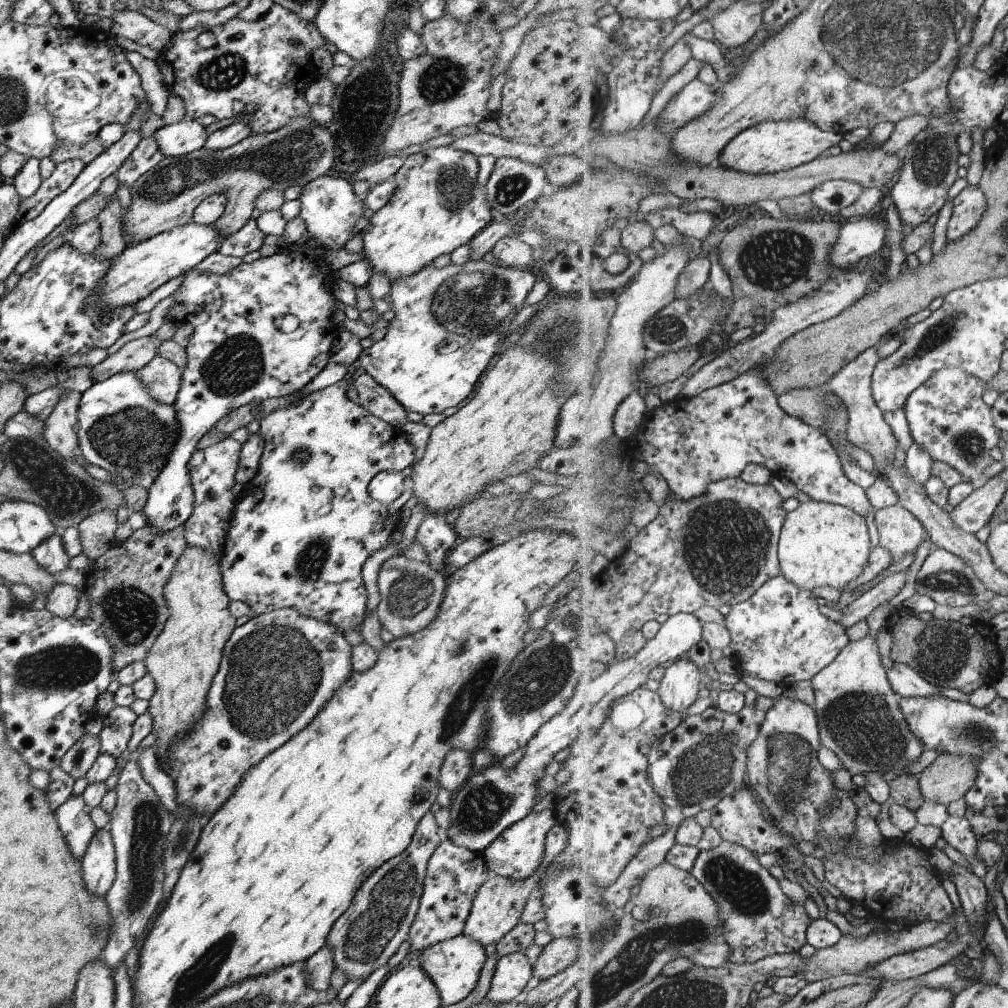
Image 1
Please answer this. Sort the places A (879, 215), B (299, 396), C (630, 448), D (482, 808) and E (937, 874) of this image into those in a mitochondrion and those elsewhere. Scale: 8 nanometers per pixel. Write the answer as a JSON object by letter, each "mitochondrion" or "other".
{"A":"other","B":"other","C":"other","D":"mitochondrion","E":"other"}

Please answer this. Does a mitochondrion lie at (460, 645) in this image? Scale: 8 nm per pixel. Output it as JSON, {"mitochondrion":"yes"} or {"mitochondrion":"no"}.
{"mitochondrion":"yes"}

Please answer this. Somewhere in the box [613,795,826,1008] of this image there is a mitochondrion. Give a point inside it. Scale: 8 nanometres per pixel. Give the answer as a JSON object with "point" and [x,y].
{"point":[745,895]}

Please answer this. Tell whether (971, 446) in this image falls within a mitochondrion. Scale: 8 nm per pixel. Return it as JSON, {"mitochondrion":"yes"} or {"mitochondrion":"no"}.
{"mitochondrion":"yes"}

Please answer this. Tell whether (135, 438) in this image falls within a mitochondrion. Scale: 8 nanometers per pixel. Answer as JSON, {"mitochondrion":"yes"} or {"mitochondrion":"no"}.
{"mitochondrion":"yes"}

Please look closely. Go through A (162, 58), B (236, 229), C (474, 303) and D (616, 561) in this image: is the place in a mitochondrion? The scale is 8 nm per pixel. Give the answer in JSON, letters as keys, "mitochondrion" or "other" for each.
{"A":"other","B":"other","C":"mitochondrion","D":"other"}

